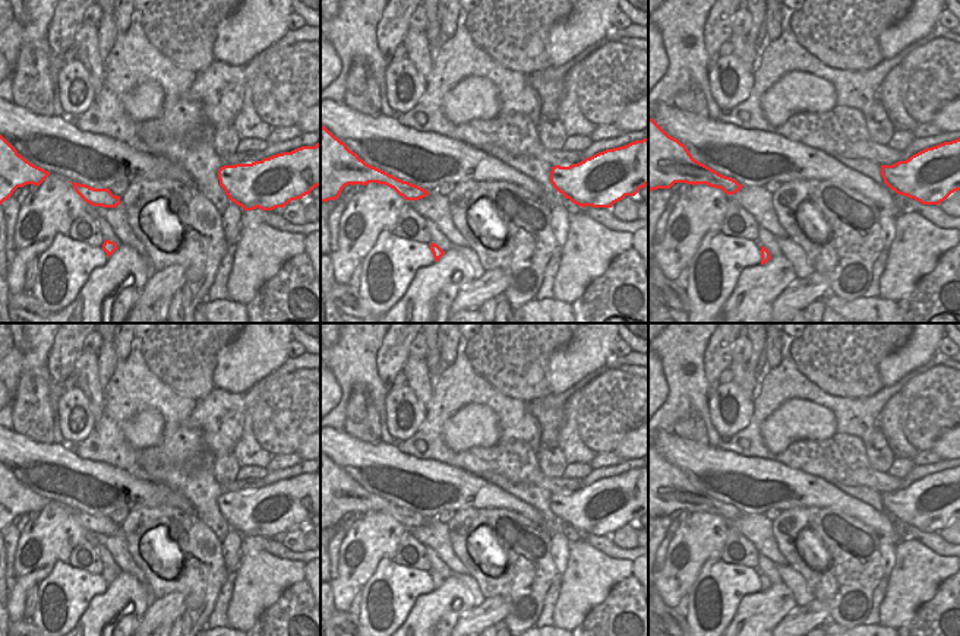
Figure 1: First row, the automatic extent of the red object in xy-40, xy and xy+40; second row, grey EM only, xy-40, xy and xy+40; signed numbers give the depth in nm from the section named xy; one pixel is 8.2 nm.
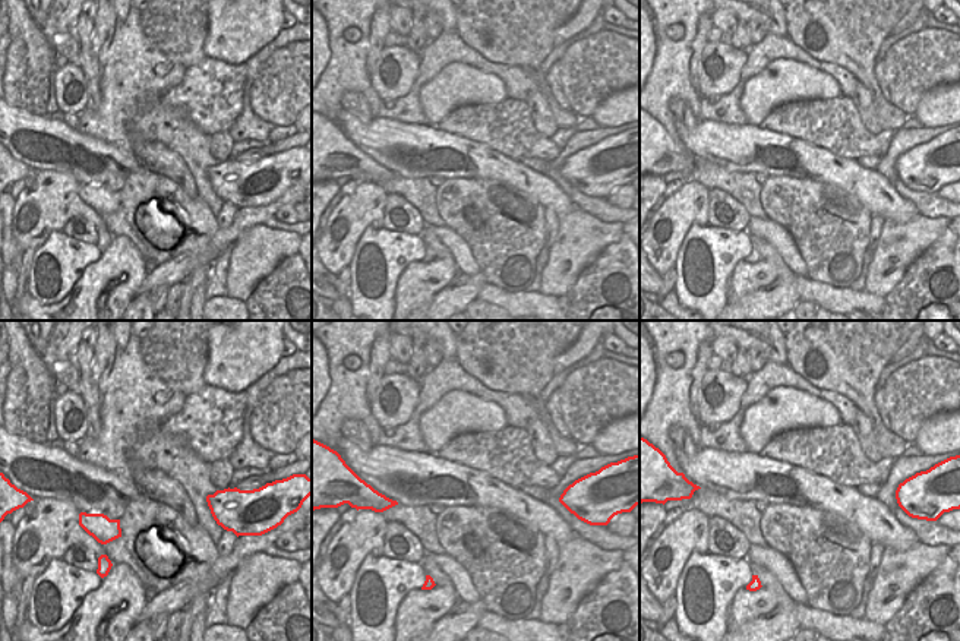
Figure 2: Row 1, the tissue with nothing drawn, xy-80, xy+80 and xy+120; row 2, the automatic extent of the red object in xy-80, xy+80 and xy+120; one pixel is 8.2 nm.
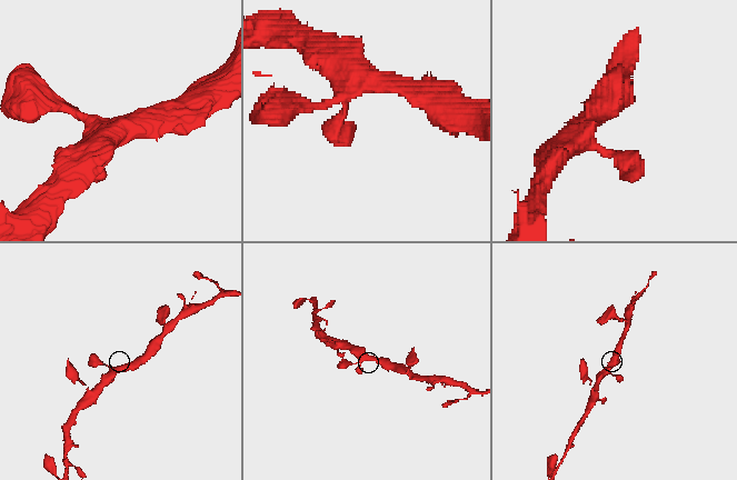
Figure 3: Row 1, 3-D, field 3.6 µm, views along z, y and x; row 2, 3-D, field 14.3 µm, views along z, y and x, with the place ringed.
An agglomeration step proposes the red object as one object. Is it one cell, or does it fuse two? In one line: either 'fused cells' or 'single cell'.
single cell

